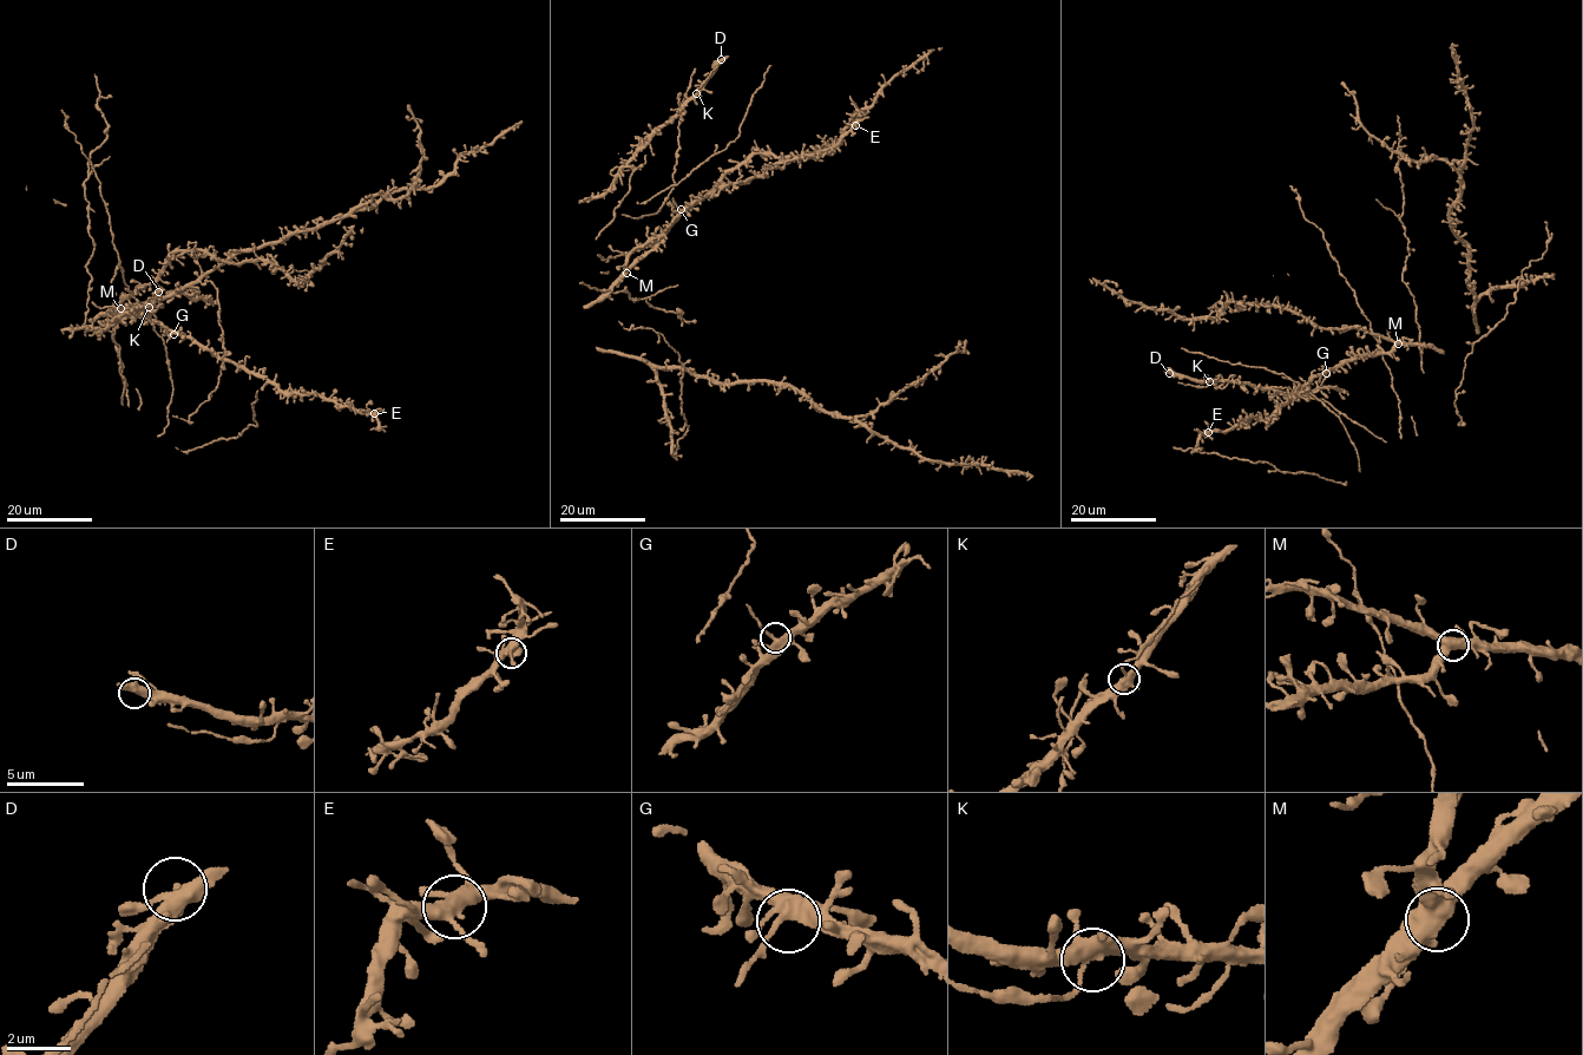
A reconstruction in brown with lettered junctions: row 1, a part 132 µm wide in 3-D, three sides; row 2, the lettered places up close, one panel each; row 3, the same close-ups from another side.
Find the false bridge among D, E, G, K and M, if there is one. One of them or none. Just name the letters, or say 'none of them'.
K

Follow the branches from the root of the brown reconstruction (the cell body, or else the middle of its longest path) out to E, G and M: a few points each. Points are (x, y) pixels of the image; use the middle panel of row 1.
E: (593, 303), (623, 275), (632, 250), (659, 237), (695, 202), (762, 175), (776, 163), (835, 148), (855, 125)
G: (593, 303), (623, 275), (632, 250), (659, 237), (681, 209)
M: (593, 303), (625, 273)

